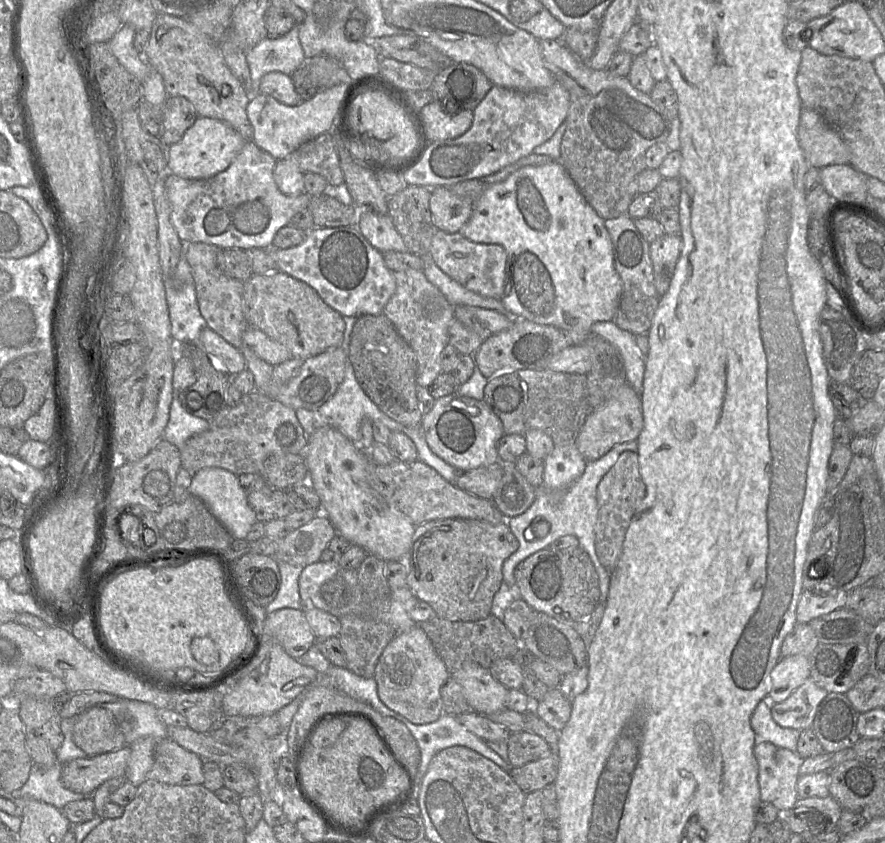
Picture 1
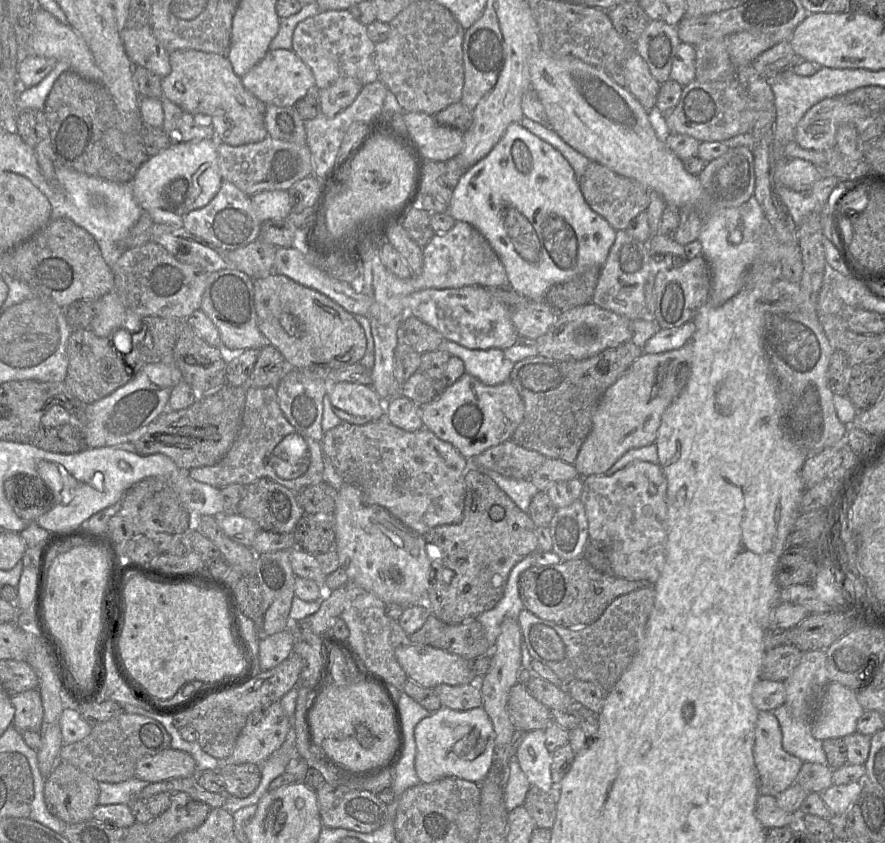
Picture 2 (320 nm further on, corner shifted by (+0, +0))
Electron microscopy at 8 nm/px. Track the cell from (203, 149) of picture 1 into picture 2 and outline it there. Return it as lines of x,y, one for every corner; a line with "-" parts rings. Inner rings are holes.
215,138
170,144
140,166
131,182
133,195
155,224
181,225
189,212
206,206
216,196
223,181
218,167
217,143

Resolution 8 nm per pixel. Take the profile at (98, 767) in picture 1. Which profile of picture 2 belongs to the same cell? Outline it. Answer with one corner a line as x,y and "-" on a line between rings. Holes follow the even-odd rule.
168,748
142,757
137,762
134,778
154,783
198,774
196,762
188,752

